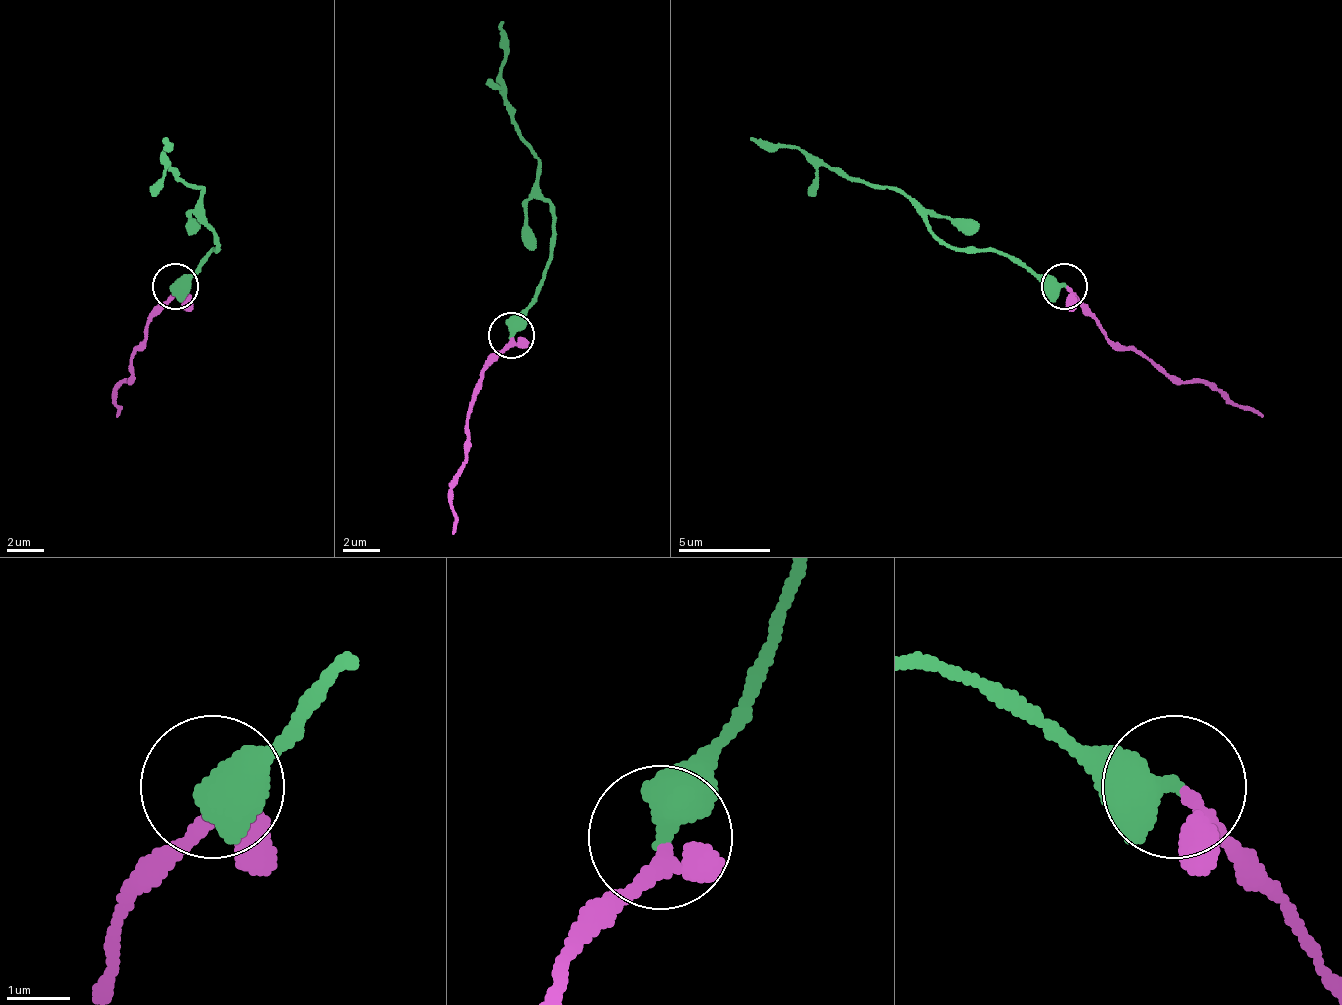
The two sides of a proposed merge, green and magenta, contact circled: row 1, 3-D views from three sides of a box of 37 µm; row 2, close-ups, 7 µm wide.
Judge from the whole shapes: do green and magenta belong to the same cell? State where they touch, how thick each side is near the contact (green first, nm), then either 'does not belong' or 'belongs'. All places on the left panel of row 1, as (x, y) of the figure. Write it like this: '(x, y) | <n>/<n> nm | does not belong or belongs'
(175, 286) | 550/240 nm | belongs

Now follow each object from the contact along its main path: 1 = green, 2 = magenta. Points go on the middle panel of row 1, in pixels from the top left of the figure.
1: (509, 336), (514, 318), (546, 272), (551, 221), (537, 170), (537, 152), (505, 96), (505, 23)
2: (509, 336), (473, 392), (468, 442), (454, 489), (454, 535)

